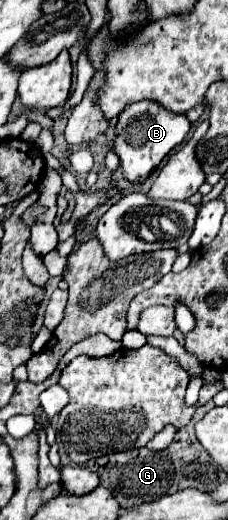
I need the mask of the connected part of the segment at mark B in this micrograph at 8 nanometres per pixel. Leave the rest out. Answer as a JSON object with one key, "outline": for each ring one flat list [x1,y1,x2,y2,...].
{"outline":[[138,101,128,105,118,115,118,123,114,127,114,153,120,159,124,179,130,183,142,183,160,165,160,161,186,139,188,131,190,121,186,115,170,113,154,101]]}

